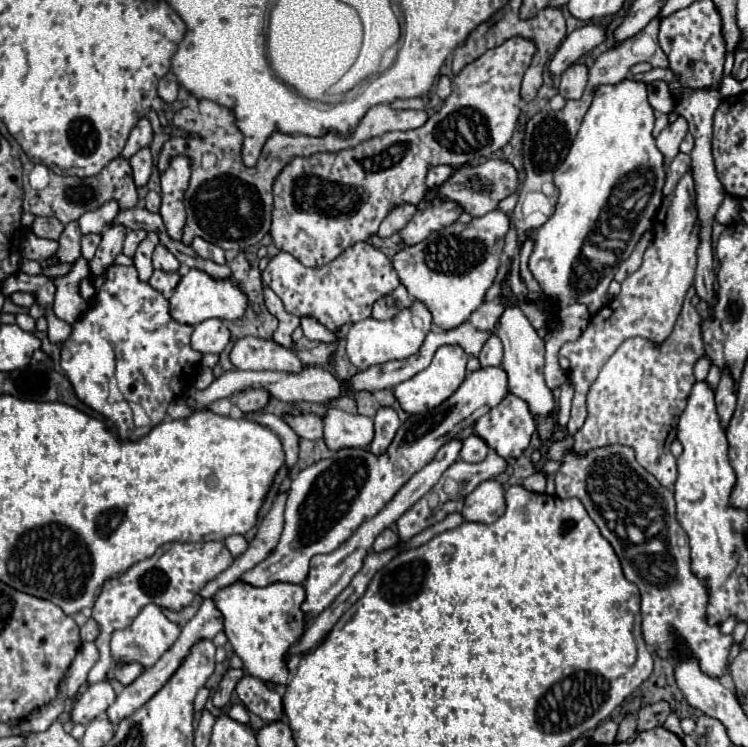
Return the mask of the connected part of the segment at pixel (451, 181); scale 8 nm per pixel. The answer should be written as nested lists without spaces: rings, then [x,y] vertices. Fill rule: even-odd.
[[[488,159],[486,163],[482,163],[478,167],[462,167],[462,169],[454,171],[442,183],[442,187],[436,189],[436,191],[440,191],[440,195],[446,197],[446,199],[456,201],[472,217],[482,217],[488,211],[494,211],[500,199],[514,193],[516,185],[518,185],[518,173],[510,163],[498,161],[498,159]]]

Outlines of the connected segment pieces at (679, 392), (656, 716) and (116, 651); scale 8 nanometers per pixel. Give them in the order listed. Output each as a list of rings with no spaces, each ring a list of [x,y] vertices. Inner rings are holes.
[[[686,299],[672,335],[662,345],[634,337],[616,349],[590,387],[588,417],[582,429],[574,435],[574,451],[586,453],[594,447],[612,443],[630,445],[644,469],[648,469],[664,487],[674,485],[676,457],[670,453],[670,443],[676,439],[676,421],[696,383],[692,373],[694,363],[704,353],[700,321],[702,317],[690,299]]]
[[[664,701],[642,707],[642,709],[638,711],[638,717],[636,717],[638,731],[646,731],[646,729],[654,729],[654,727],[662,725],[664,719],[668,717],[668,713],[670,713],[670,705],[664,703]]]
[[[146,605],[130,627],[112,633],[112,643],[110,643],[112,659],[118,665],[138,661],[144,669],[150,669],[162,657],[162,653],[166,653],[166,649],[170,649],[170,645],[174,645],[174,641],[178,639],[178,633],[180,633],[180,627],[176,623],[172,623],[170,619],[166,619],[166,615],[162,613],[160,607]]]

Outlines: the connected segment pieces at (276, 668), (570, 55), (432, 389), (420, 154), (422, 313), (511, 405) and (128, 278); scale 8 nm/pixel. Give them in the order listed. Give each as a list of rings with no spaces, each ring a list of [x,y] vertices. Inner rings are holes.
[[[236,581],[234,585],[220,589],[214,599],[224,617],[224,633],[236,655],[244,661],[244,671],[264,683],[286,687],[290,679],[290,647],[298,643],[302,633],[308,629],[308,619],[302,611],[302,603],[306,599],[304,587],[292,583],[274,583],[258,589]]]
[[[598,23],[584,25],[584,27],[576,29],[574,33],[570,33],[562,41],[562,45],[558,47],[556,55],[552,57],[552,61],[548,65],[550,77],[558,79],[570,65],[574,65],[584,53],[588,53],[590,49],[594,49],[602,41],[604,41],[604,27]]]
[[[444,345],[436,351],[432,363],[420,371],[418,375],[414,375],[412,379],[400,383],[394,387],[394,397],[398,399],[400,407],[408,413],[408,415],[416,415],[416,413],[424,413],[428,409],[438,407],[442,401],[446,401],[464,381],[466,377],[466,359],[468,355],[462,351],[462,347],[458,345]]]
[[[510,37],[510,39],[506,39],[502,45],[498,45],[498,47],[494,47],[494,49],[488,49],[488,51],[486,51],[484,55],[480,55],[476,61],[472,61],[470,65],[466,65],[458,75],[454,75],[454,79],[452,79],[452,95],[444,101],[444,105],[440,107],[438,113],[434,113],[434,115],[428,117],[428,121],[426,121],[422,127],[410,129],[410,131],[390,131],[390,133],[384,133],[384,135],[380,135],[380,137],[372,137],[372,139],[368,139],[368,141],[364,141],[364,143],[360,143],[360,145],[356,145],[356,147],[352,147],[352,149],[338,151],[338,153],[316,153],[316,155],[310,155],[310,157],[294,157],[294,159],[284,167],[284,171],[276,177],[276,181],[274,181],[274,213],[272,213],[272,229],[270,229],[270,235],[272,235],[274,245],[276,245],[280,251],[286,251],[286,253],[290,253],[292,257],[296,257],[296,259],[298,259],[300,263],[304,263],[306,267],[326,265],[326,263],[330,263],[332,259],[336,259],[344,249],[352,247],[352,245],[358,243],[358,241],[366,241],[370,235],[374,235],[374,233],[378,231],[382,219],[388,215],[388,211],[390,211],[394,205],[404,205],[404,203],[414,203],[414,205],[416,205],[416,203],[424,197],[424,193],[426,193],[426,183],[424,183],[424,179],[426,179],[428,169],[432,169],[432,167],[436,167],[436,165],[462,167],[462,165],[468,165],[468,163],[472,163],[472,161],[476,161],[476,159],[482,159],[482,157],[488,159],[494,151],[502,149],[502,147],[510,141],[510,137],[512,137],[512,133],[514,133],[514,129],[516,129],[516,121],[518,121],[518,115],[520,115],[520,107],[518,107],[518,105],[520,105],[520,101],[522,101],[522,97],[520,97],[520,83],[522,83],[524,71],[528,69],[534,53],[536,53],[534,41],[524,39],[524,37]]]
[[[414,301],[412,307],[400,311],[394,319],[388,319],[388,321],[362,319],[362,321],[354,323],[348,331],[348,337],[346,337],[348,359],[358,369],[368,369],[370,365],[394,361],[394,359],[406,359],[406,357],[418,353],[430,327],[432,327],[432,317],[420,301]]]
[[[508,395],[500,405],[490,409],[474,425],[474,435],[482,437],[486,441],[486,445],[504,459],[518,459],[530,445],[534,431],[536,431],[534,415],[530,413],[530,409],[526,409],[526,401],[522,401],[520,397],[514,397],[514,395]]]
[[[112,265],[108,269],[106,283],[98,289],[96,301],[90,311],[72,325],[70,337],[62,345],[60,365],[65,375],[68,375],[76,395],[80,401],[90,405],[100,415],[114,421],[120,439],[136,441],[144,437],[154,425],[158,425],[172,399],[194,383],[194,369],[202,361],[202,353],[192,349],[190,335],[194,331],[192,325],[182,325],[170,317],[168,299],[158,293],[150,283],[138,281],[138,271],[134,265]],[[96,349],[106,349],[114,353],[114,375],[118,371],[118,389],[124,395],[124,401],[140,403],[148,417],[152,419],[152,427],[134,427],[130,415],[118,415],[114,411],[116,403],[108,403],[108,377],[104,375],[104,363],[108,363],[106,353]],[[126,363],[128,369],[122,369]]]

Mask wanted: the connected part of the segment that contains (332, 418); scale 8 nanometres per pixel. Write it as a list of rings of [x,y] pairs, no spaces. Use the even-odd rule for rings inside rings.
[[[328,409],[324,417],[324,439],[332,451],[344,447],[368,447],[374,439],[374,423],[364,415]]]

